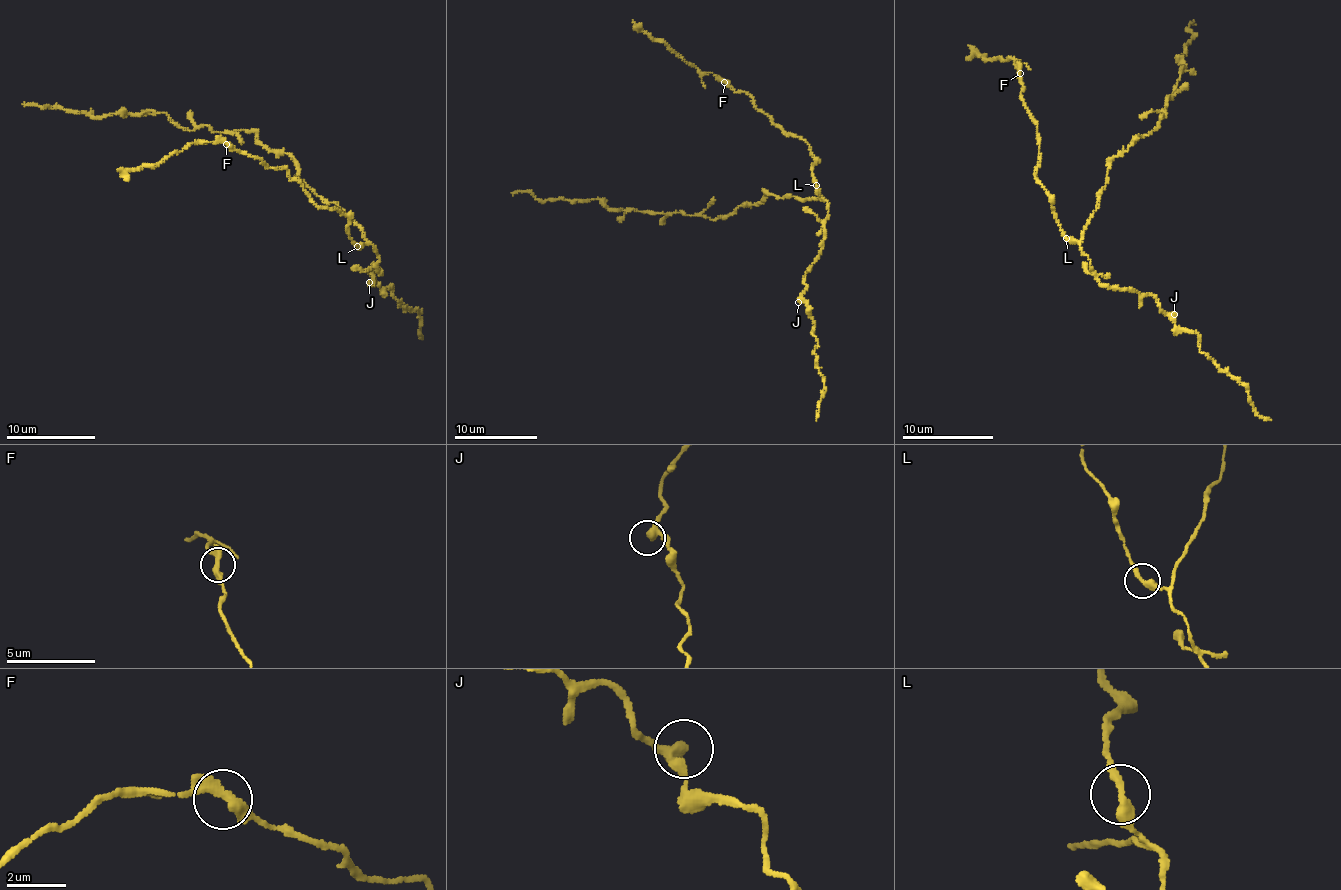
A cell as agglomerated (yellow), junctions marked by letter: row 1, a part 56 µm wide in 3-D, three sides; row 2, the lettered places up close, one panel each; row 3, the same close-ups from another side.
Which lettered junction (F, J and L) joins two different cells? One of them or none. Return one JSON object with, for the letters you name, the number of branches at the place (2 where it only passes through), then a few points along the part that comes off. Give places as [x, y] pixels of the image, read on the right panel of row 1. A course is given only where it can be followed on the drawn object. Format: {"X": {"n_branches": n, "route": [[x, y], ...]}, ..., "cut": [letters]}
{"cut": []}

